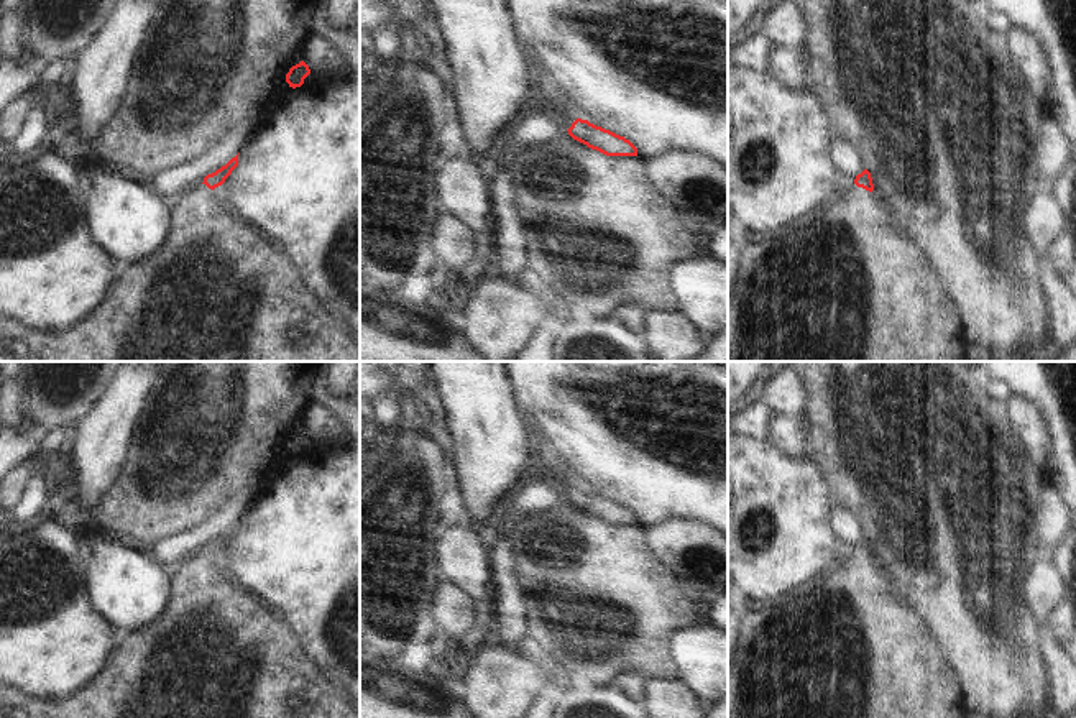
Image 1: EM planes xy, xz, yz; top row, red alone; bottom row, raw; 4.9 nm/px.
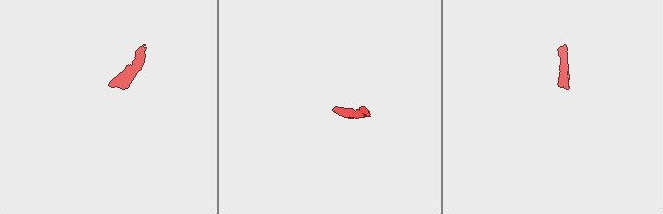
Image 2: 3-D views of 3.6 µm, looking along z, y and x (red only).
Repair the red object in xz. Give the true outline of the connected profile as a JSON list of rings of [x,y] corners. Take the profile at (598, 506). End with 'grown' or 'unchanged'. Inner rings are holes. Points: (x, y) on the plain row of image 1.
[[[549,475],[552,475],[557,480],[557,483],[565,486],[565,498],[573,508],[606,524],[637,524],[637,516],[624,504],[596,495],[588,488],[578,486],[568,475]]]; grown

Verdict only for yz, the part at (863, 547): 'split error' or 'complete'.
split error

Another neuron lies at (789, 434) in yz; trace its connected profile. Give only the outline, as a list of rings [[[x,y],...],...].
[[[774,414],[767,439],[772,445],[779,447],[790,457],[798,457],[807,447],[805,421],[792,416]]]

